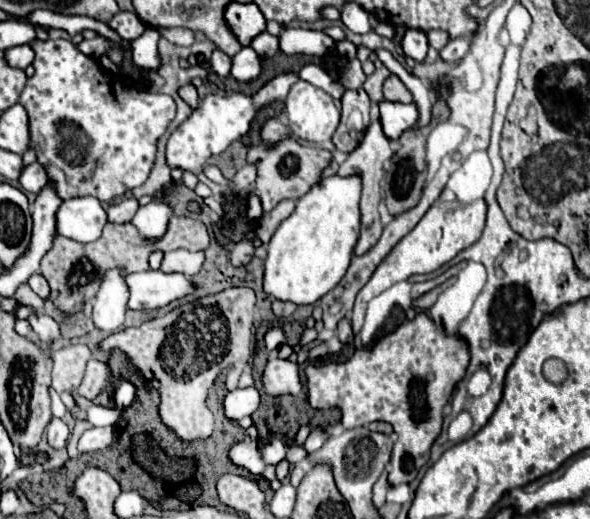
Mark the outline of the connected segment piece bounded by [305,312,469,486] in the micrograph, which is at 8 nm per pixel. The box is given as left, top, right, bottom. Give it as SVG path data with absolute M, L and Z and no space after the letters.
M419 312L413 320L403 322L395 332L383 336L373 348L357 350L347 362L329 362L323 366L309 364L305 368L309 404L319 410L339 408L343 412L341 422L347 430L353 430L357 426L367 426L373 420L391 424L399 440L395 442L391 456L389 482L397 486L403 482L413 482L417 478L417 472L429 462L431 446L441 434L443 408L449 402L455 384L465 376L467 366L469 366L469 344L461 336L437 330L435 322L425 312Z

